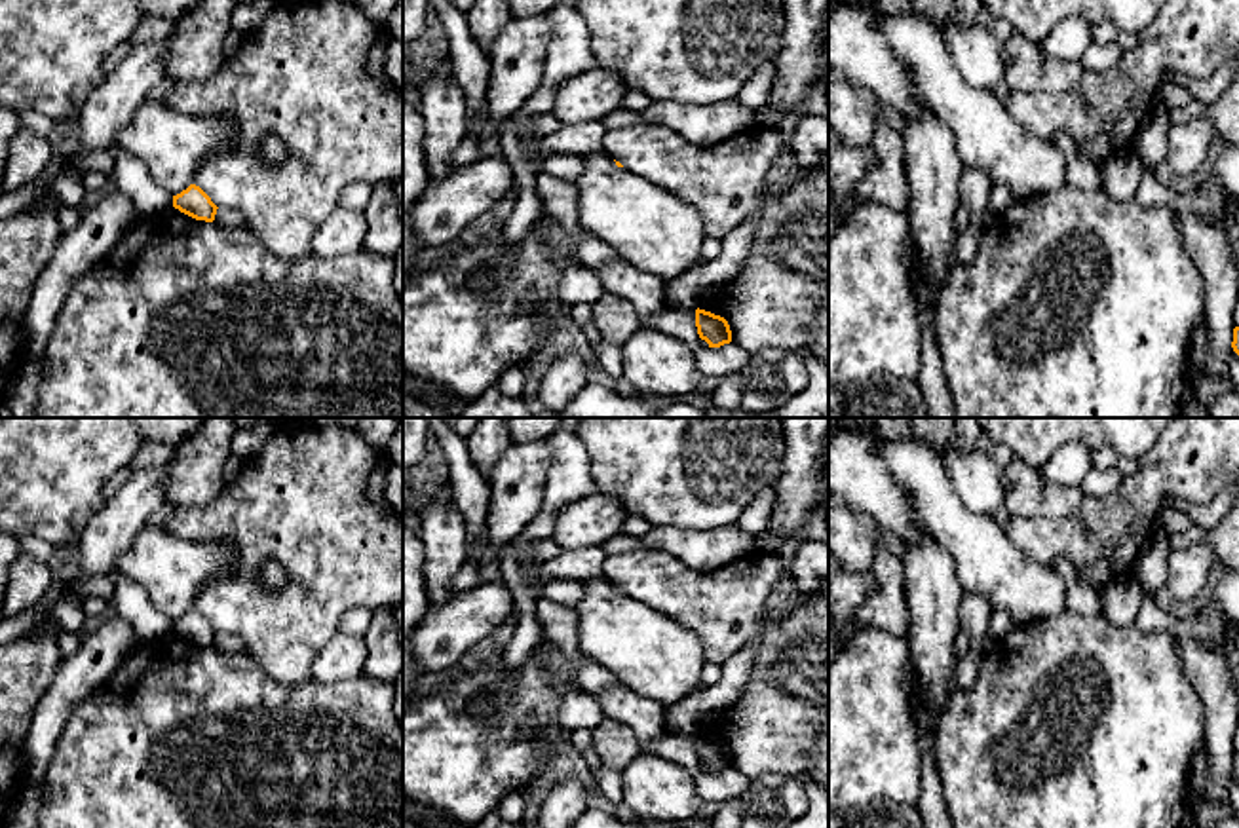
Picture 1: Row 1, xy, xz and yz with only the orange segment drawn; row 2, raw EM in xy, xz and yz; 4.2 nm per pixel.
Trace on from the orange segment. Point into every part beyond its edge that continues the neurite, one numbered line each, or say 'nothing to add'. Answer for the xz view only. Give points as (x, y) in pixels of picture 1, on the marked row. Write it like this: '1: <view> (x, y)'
nothing to add

